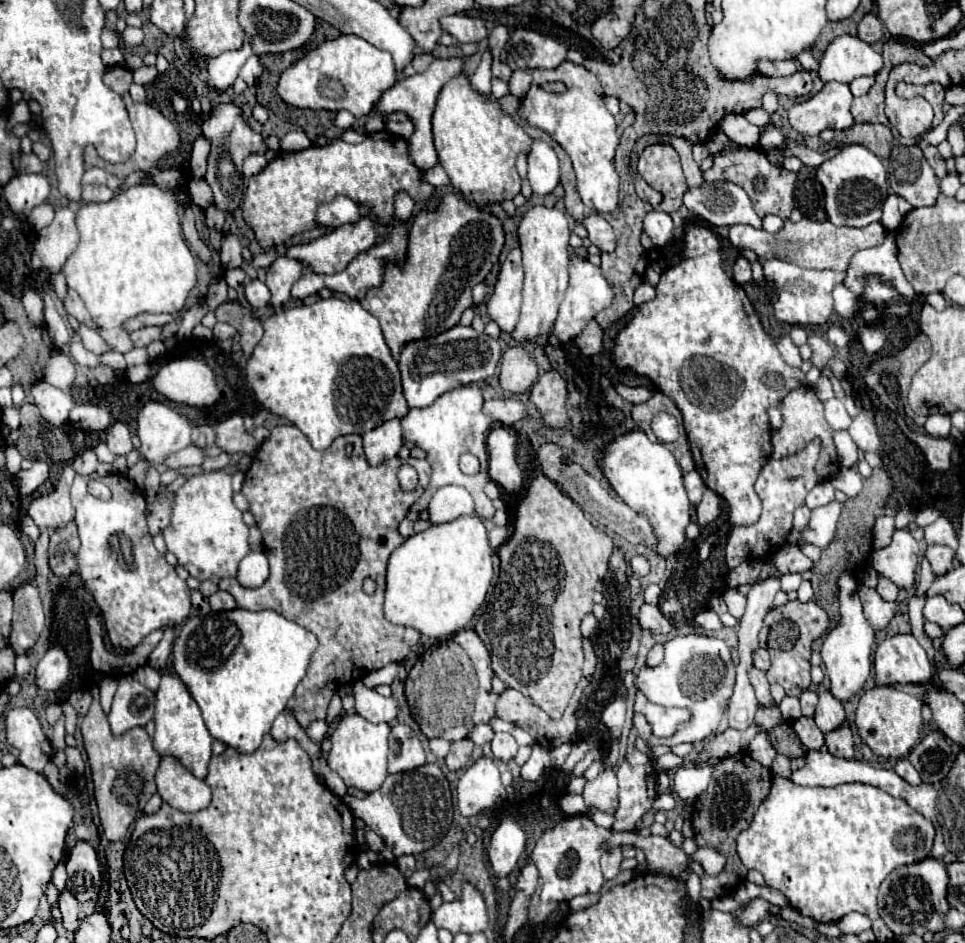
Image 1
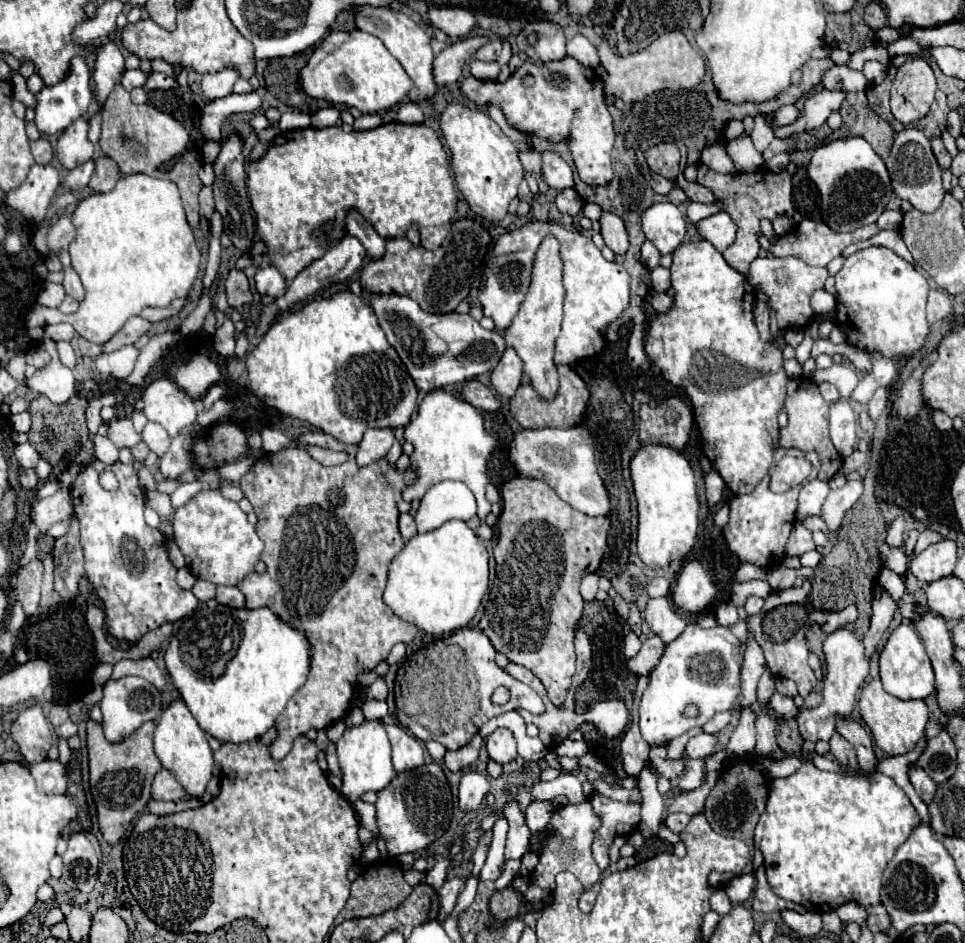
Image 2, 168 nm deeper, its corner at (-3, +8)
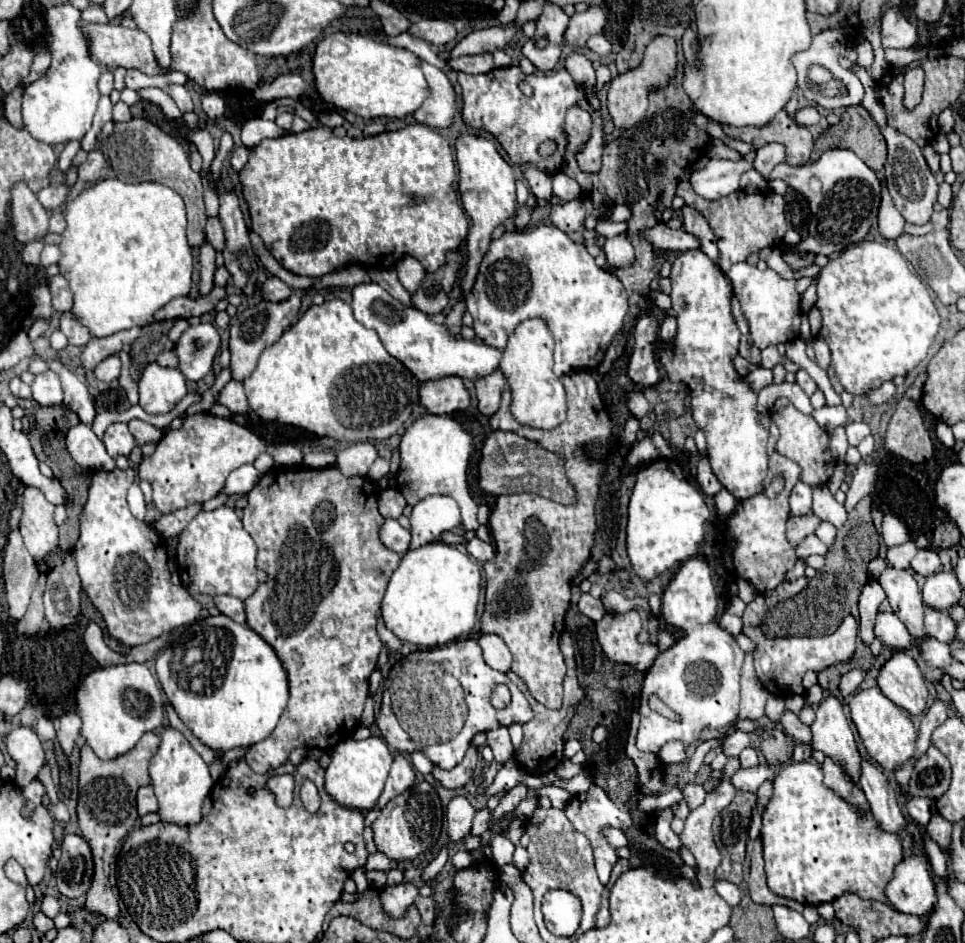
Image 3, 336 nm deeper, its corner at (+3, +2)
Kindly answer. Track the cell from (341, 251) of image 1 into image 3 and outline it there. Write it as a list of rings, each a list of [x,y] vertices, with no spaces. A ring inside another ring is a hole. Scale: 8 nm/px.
[[[294,290],[294,294],[284,300],[284,302],[258,302],[250,308],[246,308],[244,312],[236,314],[232,320],[230,320],[230,372],[232,372],[232,378],[236,382],[244,382],[250,372],[256,368],[258,364],[258,358],[260,354],[264,352],[266,346],[272,346],[280,336],[282,332],[292,324],[292,320],[296,318],[296,312],[300,308],[300,300],[302,300],[304,292],[298,292]]]

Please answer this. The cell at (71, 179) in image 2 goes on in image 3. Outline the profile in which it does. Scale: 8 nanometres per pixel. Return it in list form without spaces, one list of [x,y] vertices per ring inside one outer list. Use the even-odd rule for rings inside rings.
[[[54,184],[54,186],[46,186],[44,190],[40,190],[36,196],[40,200],[40,204],[52,212],[56,210],[58,206],[62,206],[66,202],[66,196],[68,196],[68,186],[66,184]]]

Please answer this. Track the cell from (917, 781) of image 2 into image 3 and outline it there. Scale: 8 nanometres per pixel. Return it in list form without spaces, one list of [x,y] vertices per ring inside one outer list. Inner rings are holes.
[[[910,798],[906,808],[908,808],[910,818],[918,826],[926,826],[930,816],[932,816],[932,812],[934,812],[934,800],[930,800],[930,798]]]

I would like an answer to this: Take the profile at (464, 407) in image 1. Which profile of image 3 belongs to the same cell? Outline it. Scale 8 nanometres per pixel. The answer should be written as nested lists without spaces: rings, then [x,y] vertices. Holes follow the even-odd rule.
[[[420,416],[410,428],[406,428],[400,440],[400,470],[396,474],[396,486],[406,498],[410,506],[424,500],[426,496],[444,494],[456,500],[462,512],[462,528],[464,530],[478,530],[478,504],[472,500],[468,490],[468,464],[472,454],[472,438],[470,434],[450,416]]]

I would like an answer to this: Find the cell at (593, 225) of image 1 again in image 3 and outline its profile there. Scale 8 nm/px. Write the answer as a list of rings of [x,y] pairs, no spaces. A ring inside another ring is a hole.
[[[626,234],[608,238],[604,244],[604,254],[614,268],[626,268],[626,266],[634,264],[634,248],[632,248],[630,240],[626,240]]]

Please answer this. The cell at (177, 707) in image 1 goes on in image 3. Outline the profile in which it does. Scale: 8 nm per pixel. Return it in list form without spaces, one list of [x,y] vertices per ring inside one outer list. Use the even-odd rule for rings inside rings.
[[[174,728],[162,732],[162,744],[150,762],[150,780],[158,798],[158,816],[168,824],[198,824],[202,820],[202,802],[212,790],[212,778],[208,764],[198,756],[190,742]]]

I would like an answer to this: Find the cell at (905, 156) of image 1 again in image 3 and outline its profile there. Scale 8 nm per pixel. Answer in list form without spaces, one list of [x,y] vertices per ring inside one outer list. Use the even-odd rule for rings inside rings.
[[[878,124],[882,136],[886,138],[888,144],[888,160],[886,160],[886,182],[890,188],[890,196],[894,200],[894,206],[900,210],[900,214],[904,216],[906,222],[910,224],[926,224],[932,216],[932,208],[936,204],[936,194],[938,194],[938,182],[934,178],[934,174],[930,172],[920,146],[914,144],[914,140],[910,140],[908,136],[904,136],[902,132],[890,128],[888,124]]]

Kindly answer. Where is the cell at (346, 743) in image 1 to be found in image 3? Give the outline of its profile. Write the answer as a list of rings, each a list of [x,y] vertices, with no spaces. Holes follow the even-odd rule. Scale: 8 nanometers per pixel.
[[[370,736],[366,740],[344,740],[334,746],[332,762],[326,768],[324,788],[340,806],[358,808],[362,812],[368,812],[370,808],[376,806],[384,790],[390,764],[392,764],[392,754],[382,738]]]

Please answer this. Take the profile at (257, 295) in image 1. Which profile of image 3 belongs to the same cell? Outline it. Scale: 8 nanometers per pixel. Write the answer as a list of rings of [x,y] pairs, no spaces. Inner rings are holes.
[[[272,276],[268,278],[268,282],[262,286],[262,298],[268,300],[268,302],[282,302],[282,300],[288,300],[292,294],[290,286],[286,286],[280,278]]]

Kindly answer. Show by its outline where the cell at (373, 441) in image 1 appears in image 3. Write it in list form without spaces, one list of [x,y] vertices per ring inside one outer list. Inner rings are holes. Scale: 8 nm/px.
[[[370,442],[362,444],[350,444],[348,448],[340,450],[336,454],[336,468],[344,476],[366,476],[370,464],[378,458],[376,448]]]

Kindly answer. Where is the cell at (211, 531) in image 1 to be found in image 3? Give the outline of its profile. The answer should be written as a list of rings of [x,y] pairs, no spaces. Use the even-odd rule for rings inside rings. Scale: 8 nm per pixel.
[[[220,506],[212,512],[198,512],[198,516],[182,530],[176,552],[182,586],[190,594],[230,594],[246,600],[258,588],[256,552],[256,542],[244,530],[242,520],[236,516],[234,508]]]

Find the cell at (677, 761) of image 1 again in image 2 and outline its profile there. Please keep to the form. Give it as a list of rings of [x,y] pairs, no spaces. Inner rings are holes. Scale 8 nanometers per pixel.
[[[698,734],[698,736],[694,736],[694,738],[688,740],[686,754],[690,758],[706,758],[708,754],[714,752],[716,744],[718,744],[716,736],[712,736],[712,734]]]

